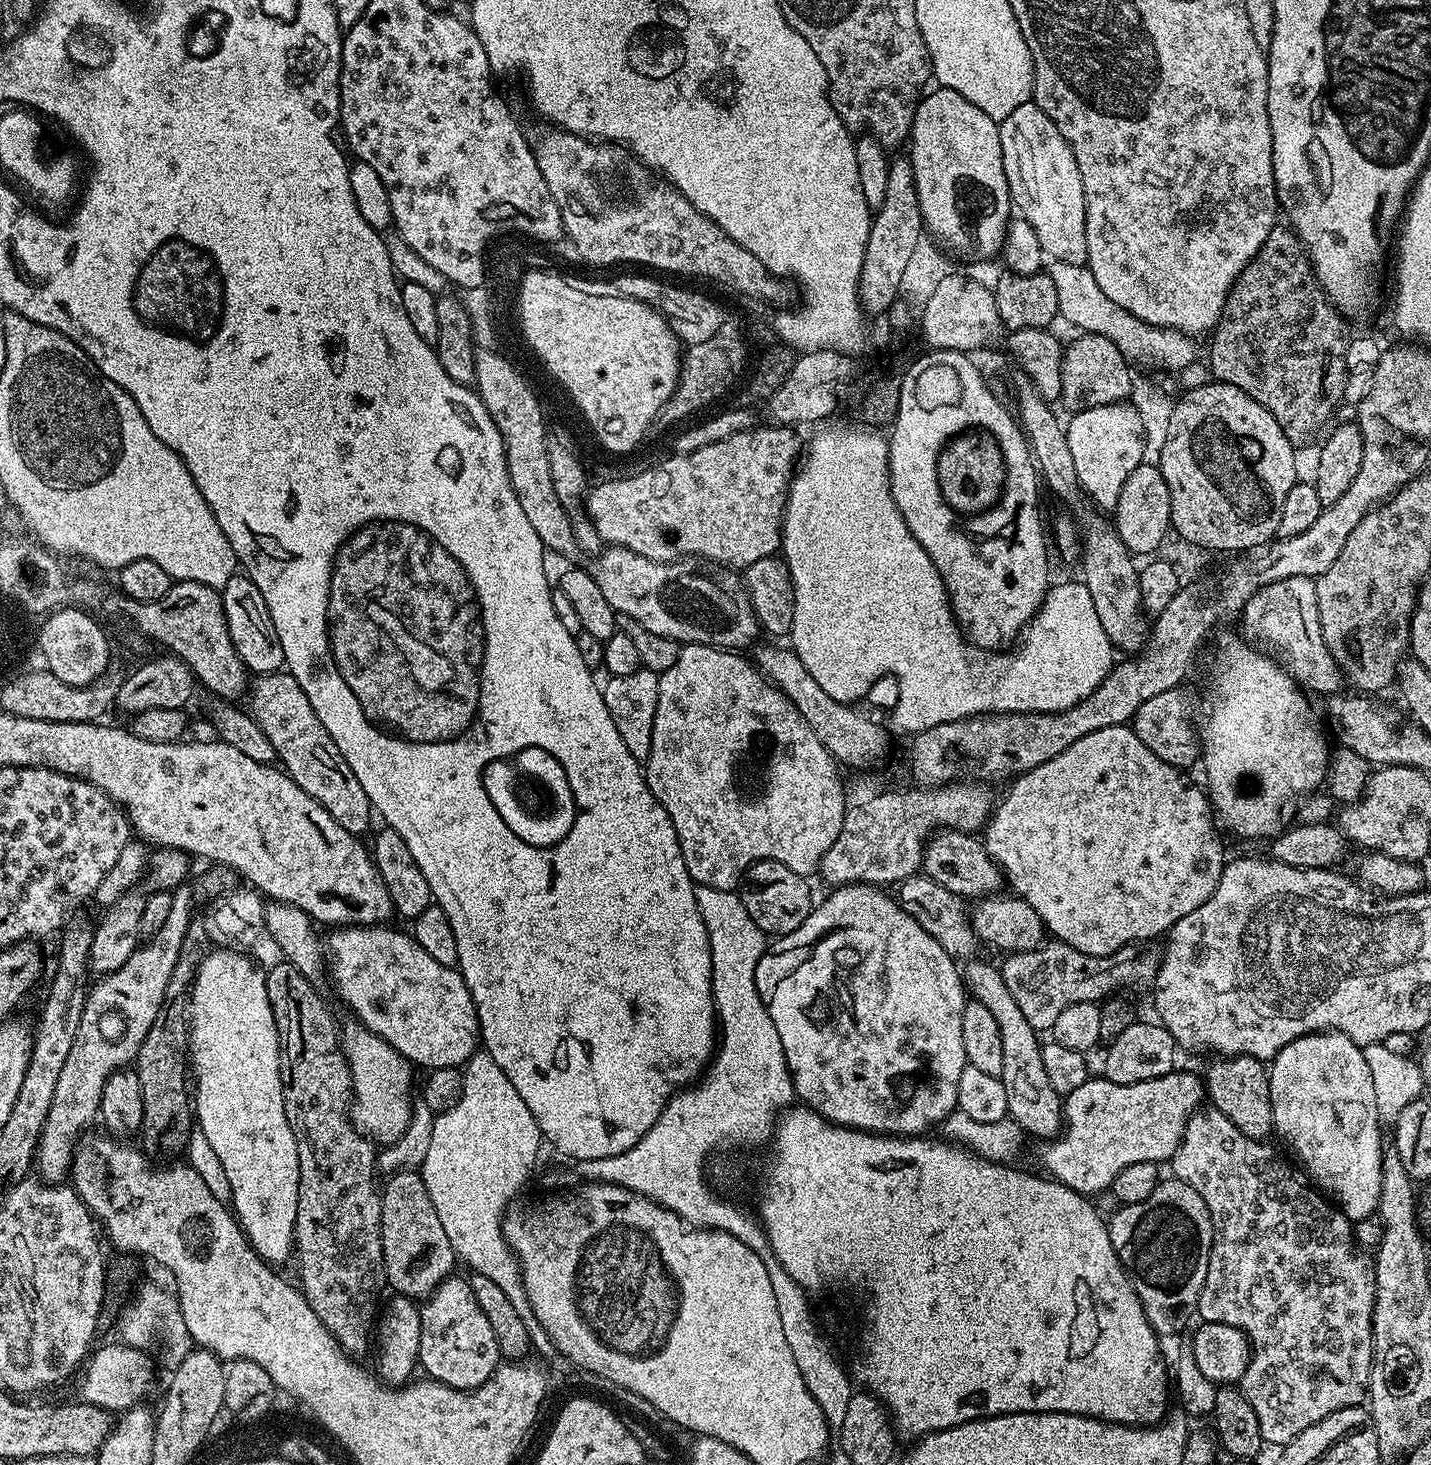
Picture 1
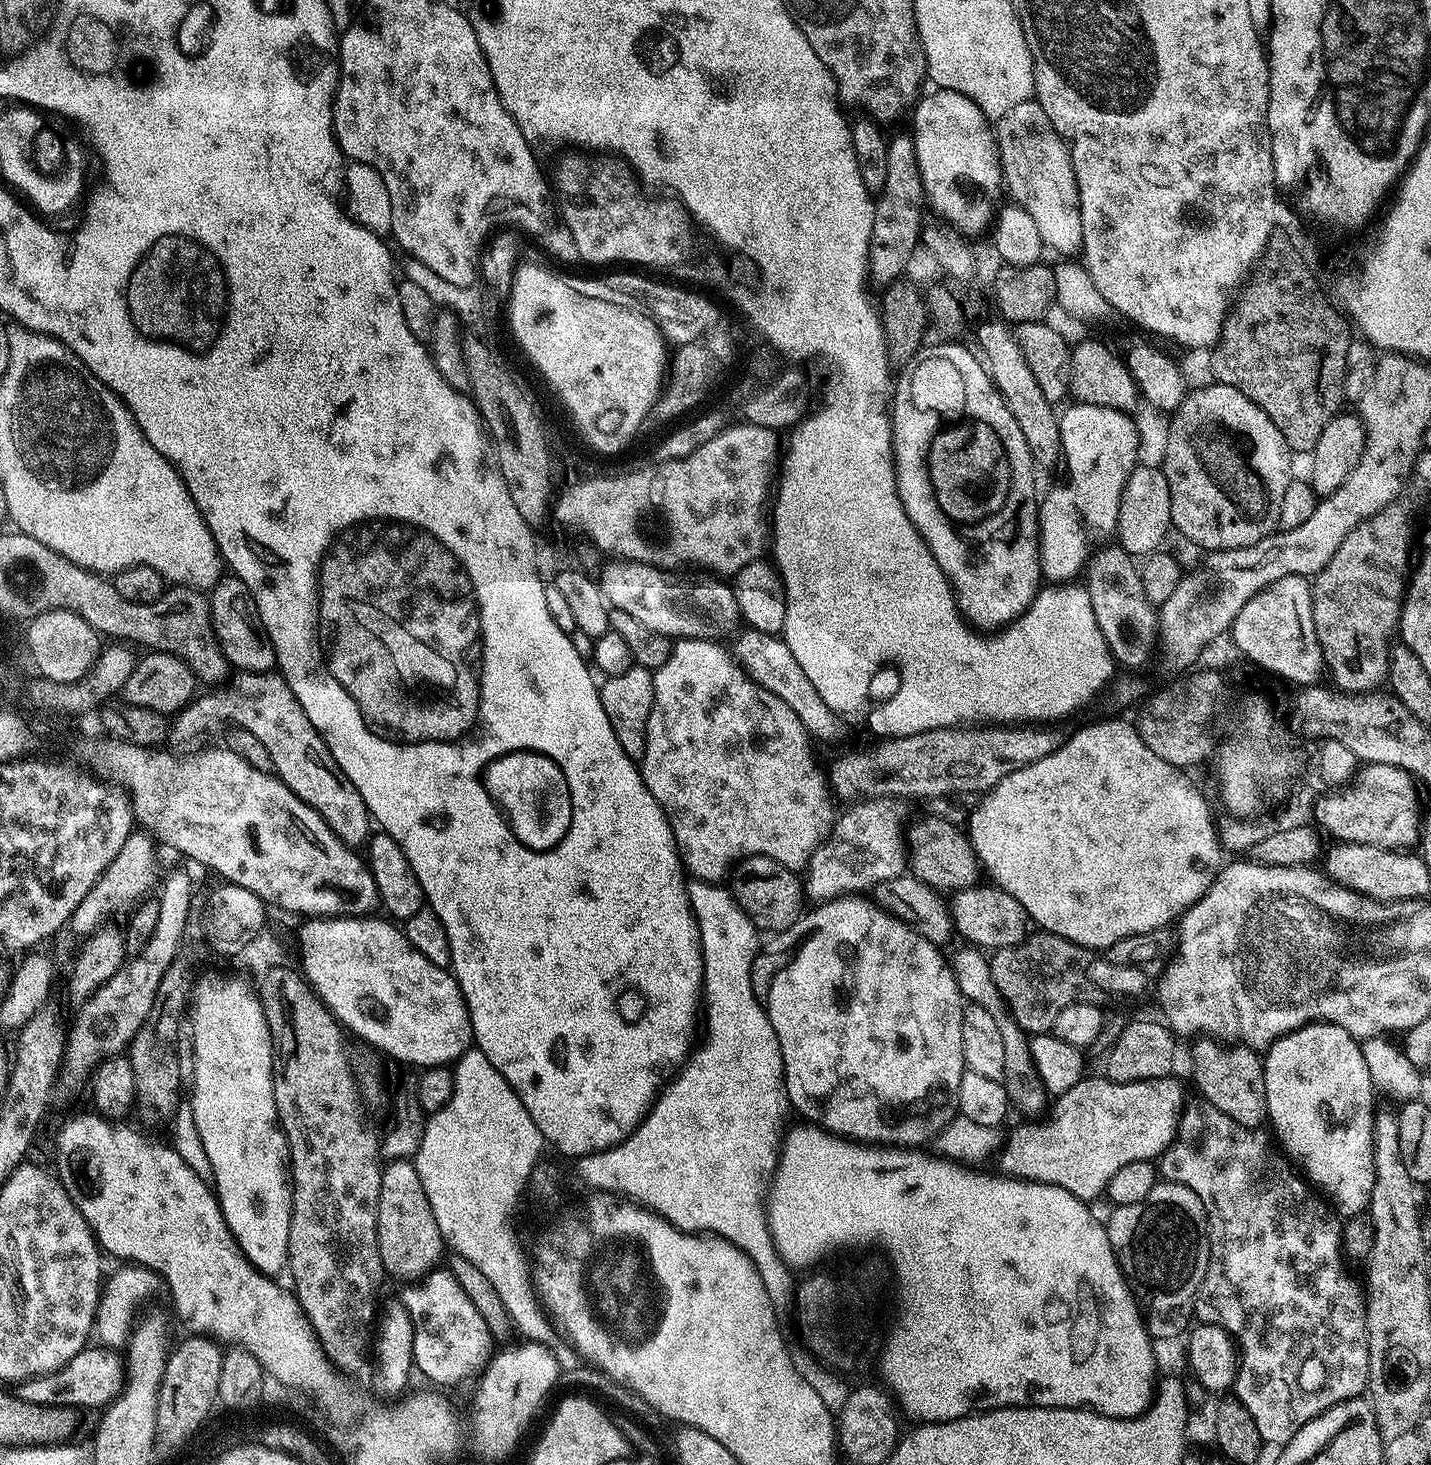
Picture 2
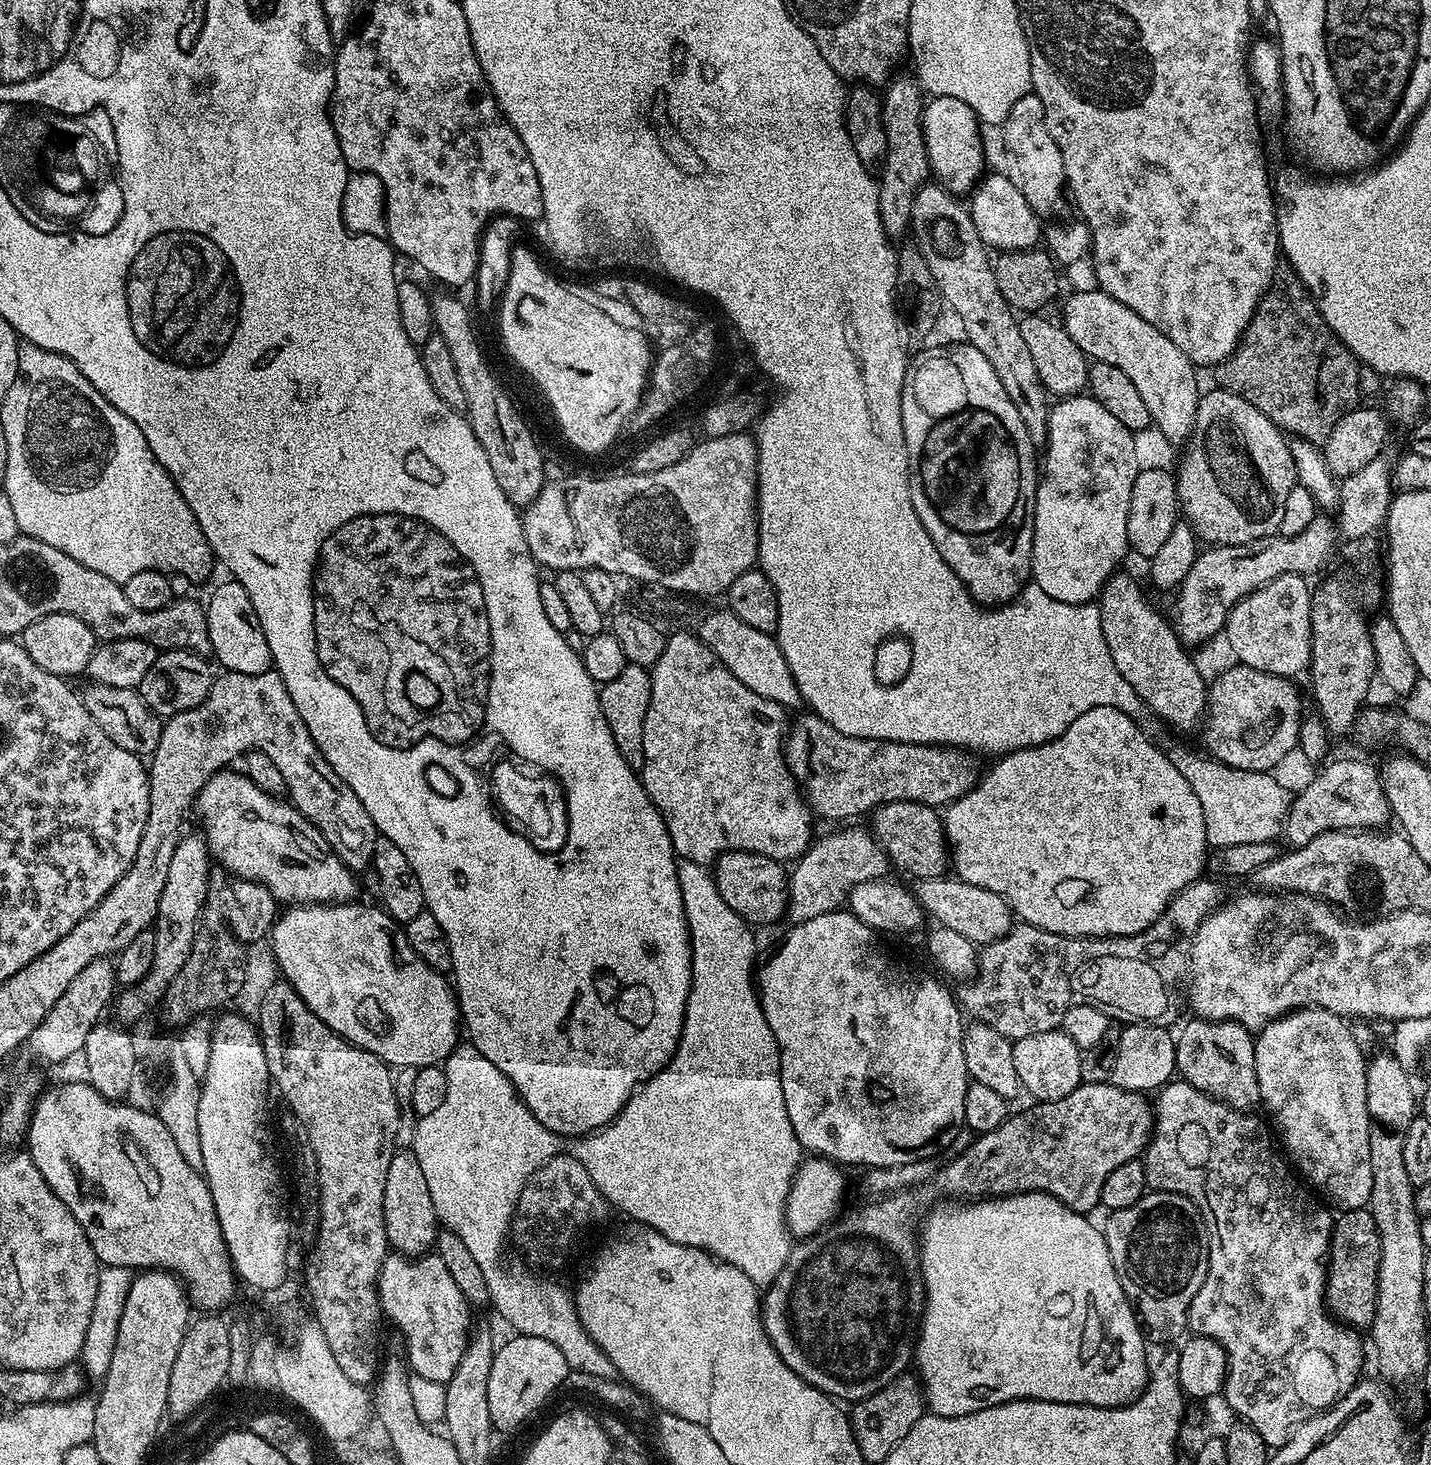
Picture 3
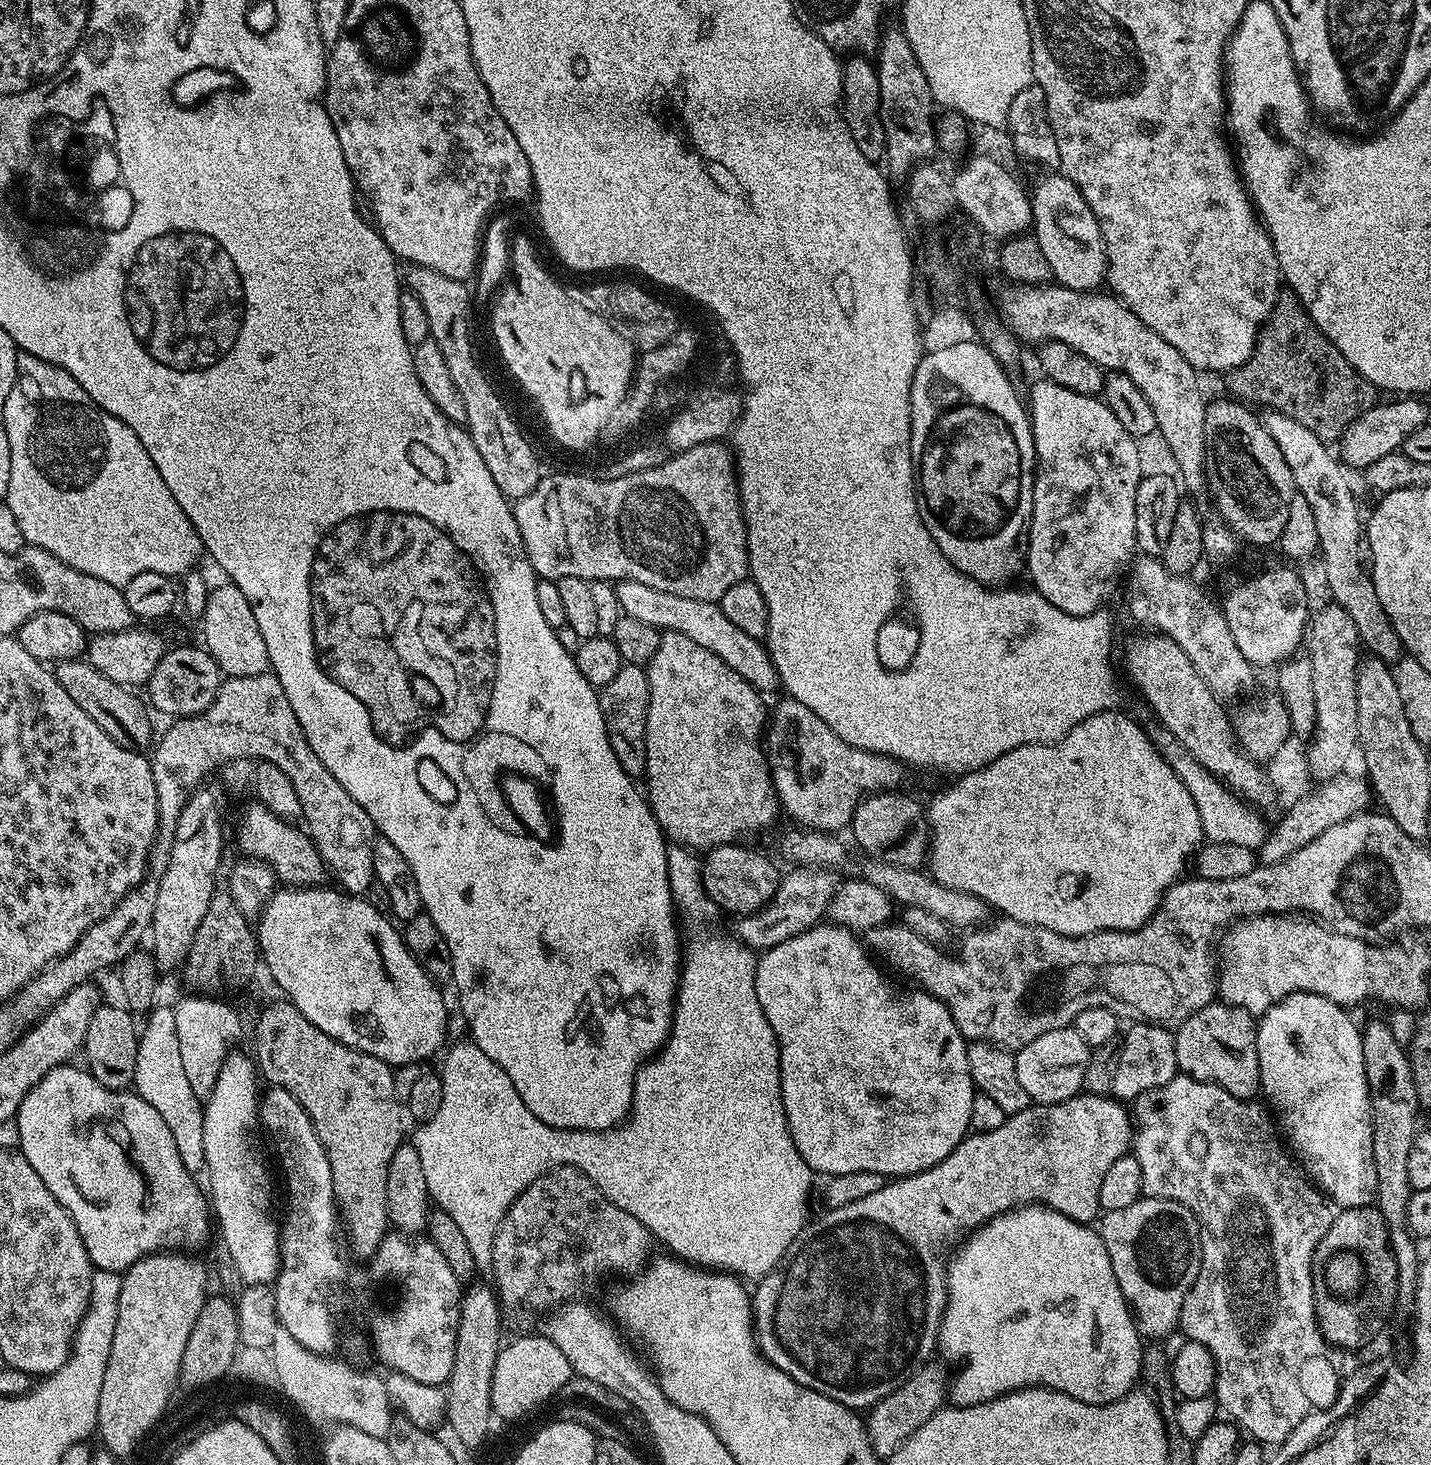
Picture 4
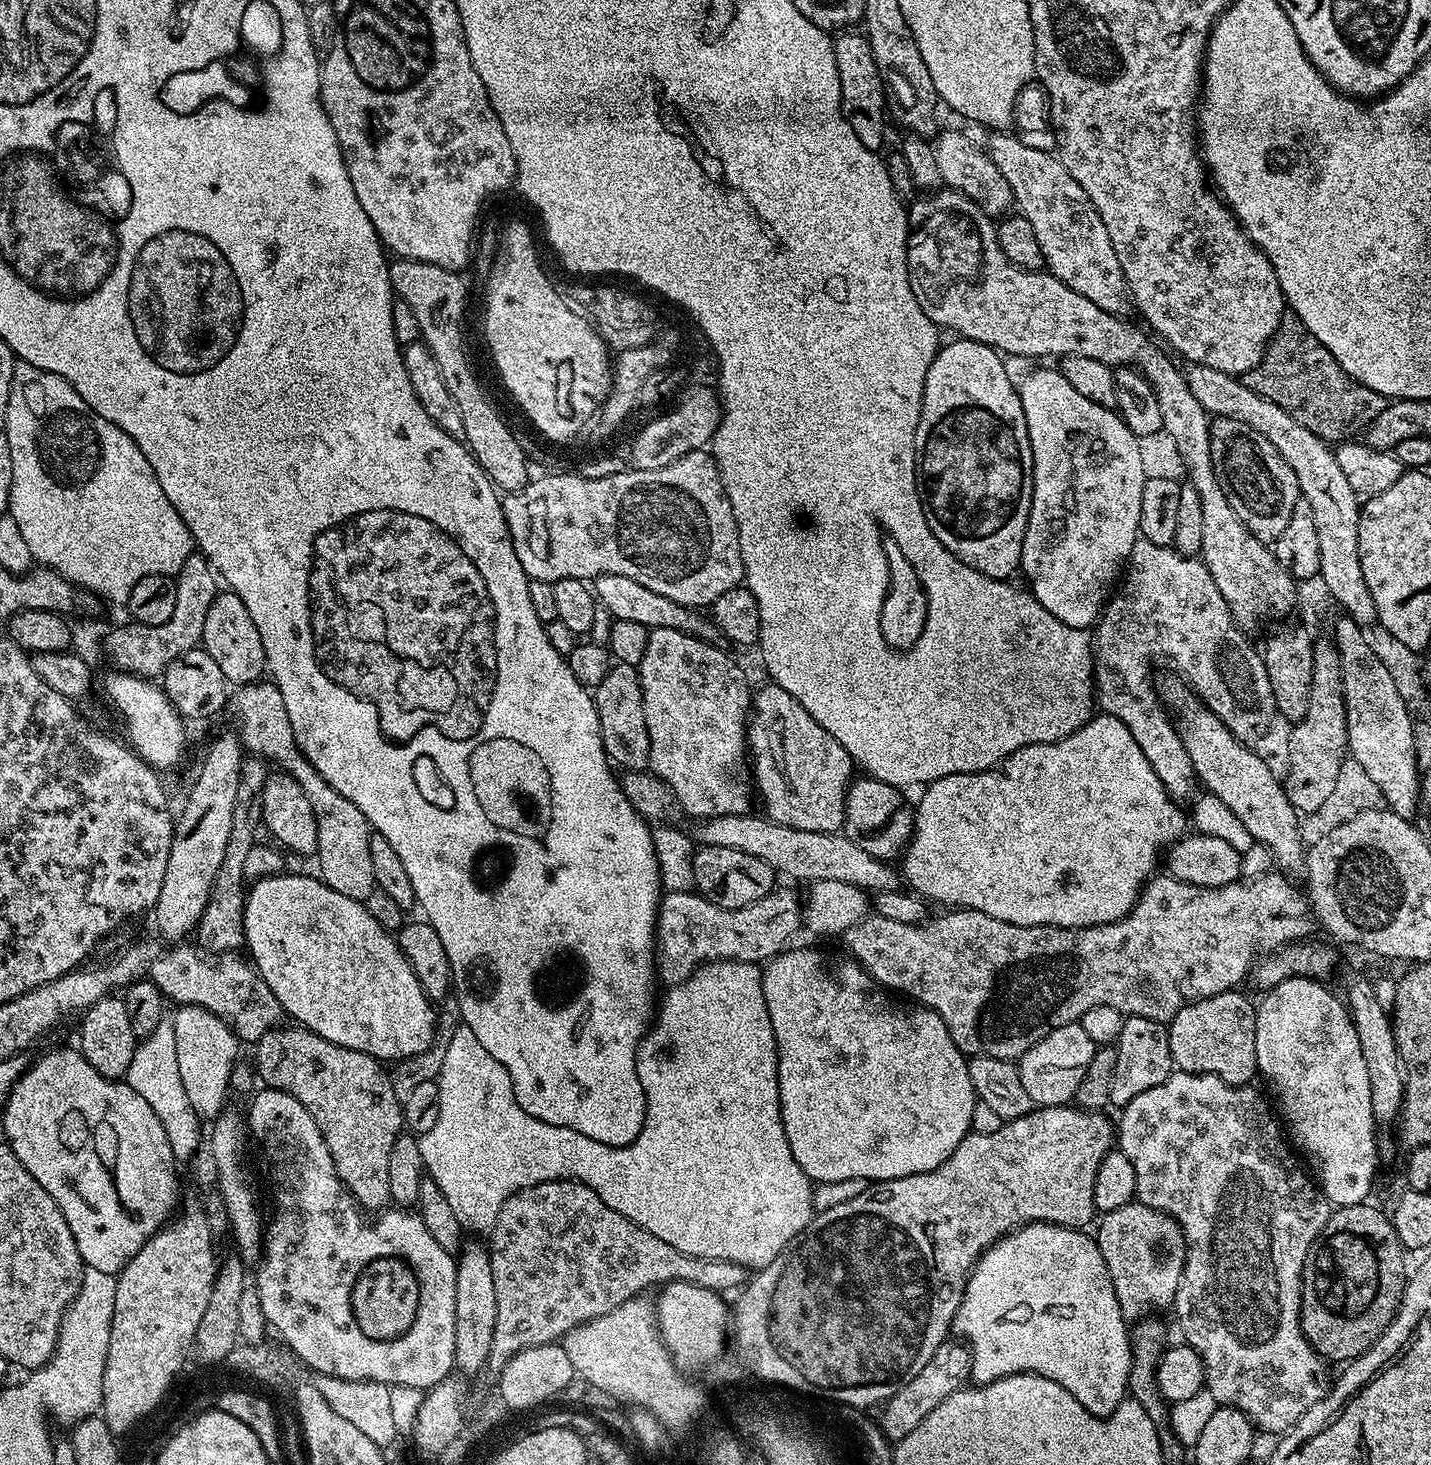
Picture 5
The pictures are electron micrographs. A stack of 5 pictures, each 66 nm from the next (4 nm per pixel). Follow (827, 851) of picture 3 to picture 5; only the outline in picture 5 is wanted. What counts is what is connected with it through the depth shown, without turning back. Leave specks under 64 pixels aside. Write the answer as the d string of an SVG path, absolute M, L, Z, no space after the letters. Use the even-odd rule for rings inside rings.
M777 887L758 902L741 908L723 908L711 904L706 897L690 892L665 891L660 898L660 910L656 914L656 942L658 945L658 976L665 985L681 984L690 979L701 964L709 960L741 960L747 964L767 962L785 951L788 939L802 928L802 896L792 888Z

